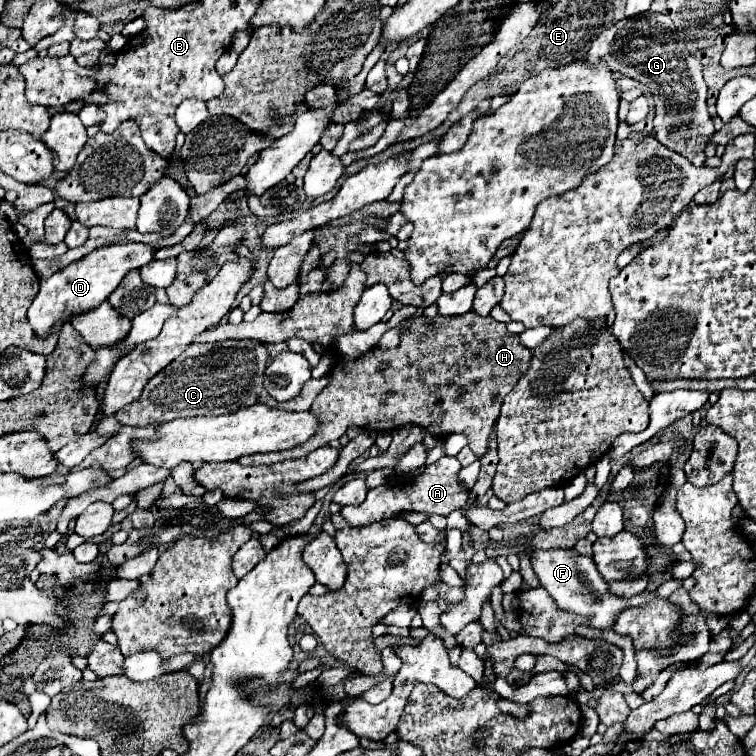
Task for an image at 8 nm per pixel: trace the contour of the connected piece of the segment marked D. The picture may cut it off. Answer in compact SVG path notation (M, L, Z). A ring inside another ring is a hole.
M117 244L117 246L103 246L95 252L87 254L83 260L69 264L67 268L55 272L51 278L41 280L41 290L37 298L33 300L27 318L29 324L39 338L47 338L51 330L61 322L69 322L71 316L85 314L103 300L119 286L119 282L129 274L131 270L139 270L147 262L153 260L155 250L147 244Z

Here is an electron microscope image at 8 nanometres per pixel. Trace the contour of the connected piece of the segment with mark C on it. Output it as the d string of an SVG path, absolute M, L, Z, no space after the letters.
M225 340L217 344L193 344L185 354L173 360L157 376L153 376L141 400L125 406L117 412L117 420L125 426L149 426L159 422L169 422L175 418L191 416L223 416L247 408L253 404L267 404L283 410L309 410L317 394L329 384L329 376L317 380L311 378L311 384L305 384L305 390L284 404L279 404L263 388L263 370L267 364L267 348L257 340Z

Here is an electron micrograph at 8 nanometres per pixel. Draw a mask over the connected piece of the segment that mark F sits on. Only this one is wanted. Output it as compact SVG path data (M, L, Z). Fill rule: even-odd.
M573 548L571 550L535 550L531 552L533 570L539 578L539 582L545 586L545 590L551 594L551 598L557 602L557 606L565 612L589 616L589 626L599 630L609 630L615 624L617 614L623 608L639 606L656 598L655 594L638 594L629 599L613 596L609 592L607 582L597 572L595 562L587 556L579 556Z

